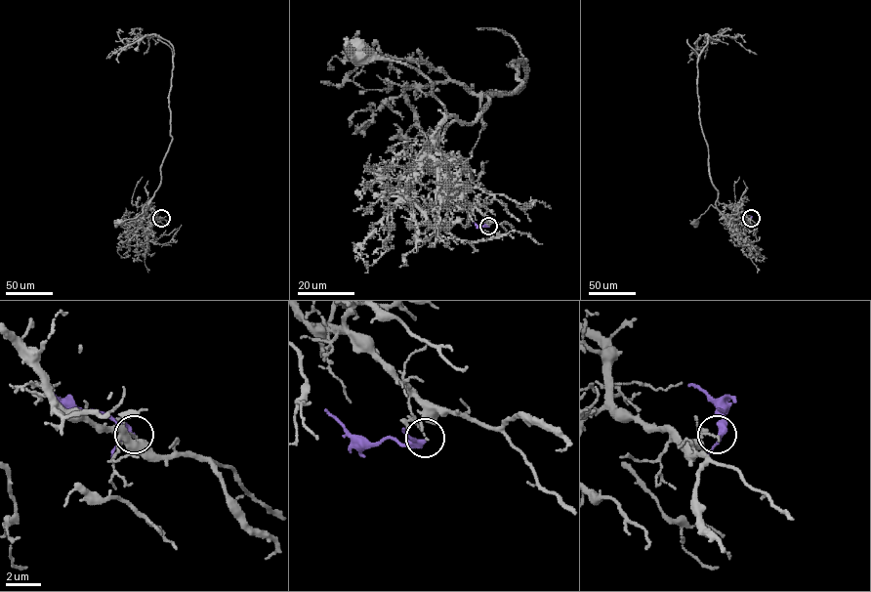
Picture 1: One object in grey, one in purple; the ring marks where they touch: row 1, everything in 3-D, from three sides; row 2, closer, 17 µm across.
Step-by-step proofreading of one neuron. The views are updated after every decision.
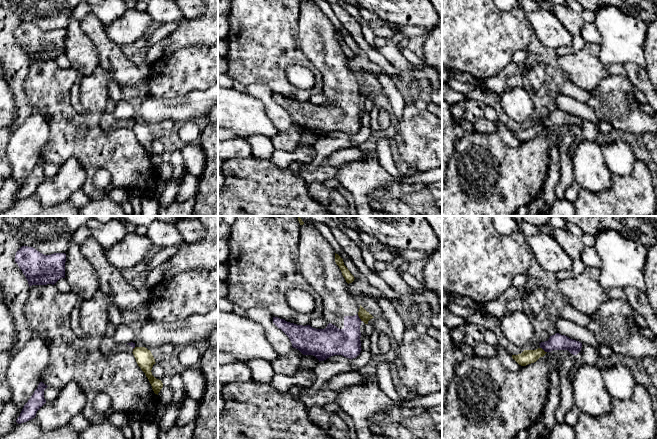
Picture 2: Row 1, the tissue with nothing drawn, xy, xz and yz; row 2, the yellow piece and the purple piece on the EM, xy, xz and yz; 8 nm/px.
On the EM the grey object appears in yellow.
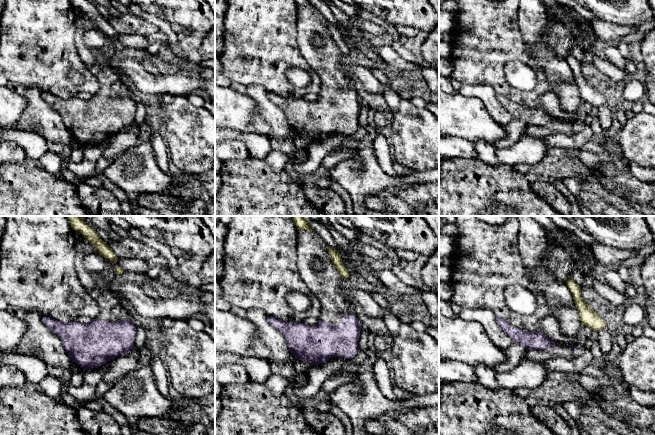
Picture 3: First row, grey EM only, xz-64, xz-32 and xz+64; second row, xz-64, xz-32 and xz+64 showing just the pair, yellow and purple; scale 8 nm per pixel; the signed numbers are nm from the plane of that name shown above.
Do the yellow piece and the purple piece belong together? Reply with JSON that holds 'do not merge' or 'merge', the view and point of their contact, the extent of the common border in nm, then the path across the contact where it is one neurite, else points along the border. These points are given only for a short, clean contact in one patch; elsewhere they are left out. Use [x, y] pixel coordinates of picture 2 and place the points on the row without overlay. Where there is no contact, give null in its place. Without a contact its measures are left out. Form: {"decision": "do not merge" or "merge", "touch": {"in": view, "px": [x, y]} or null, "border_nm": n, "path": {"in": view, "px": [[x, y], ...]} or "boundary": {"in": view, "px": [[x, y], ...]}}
{"decision": "do not merge", "touch": {"in": "xz", "px": [359, 93]}, "border_nm": 70, "boundary": {"in": "xz", "px": [[357, 90], [361, 97]]}}

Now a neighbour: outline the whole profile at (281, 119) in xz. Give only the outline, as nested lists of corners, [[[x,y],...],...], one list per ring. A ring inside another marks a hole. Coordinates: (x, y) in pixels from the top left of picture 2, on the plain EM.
[[[254,83],[246,86],[246,93],[262,101],[267,117],[274,124],[278,135],[288,132],[292,123],[289,113],[273,99],[273,91],[267,85]]]

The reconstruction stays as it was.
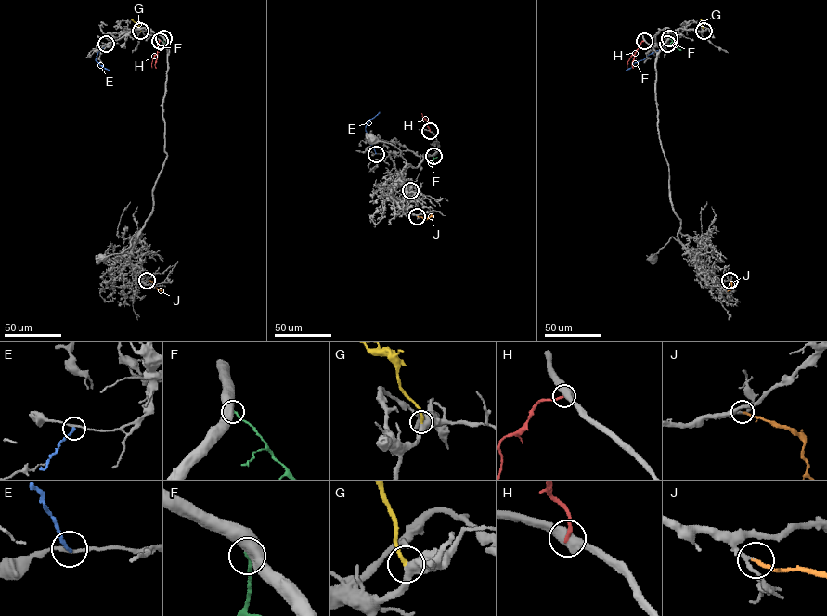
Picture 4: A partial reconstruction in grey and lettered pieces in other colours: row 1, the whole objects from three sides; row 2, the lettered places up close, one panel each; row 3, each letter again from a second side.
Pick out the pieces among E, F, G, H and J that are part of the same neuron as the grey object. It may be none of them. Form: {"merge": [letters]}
{"merge": ["G", "J"]}

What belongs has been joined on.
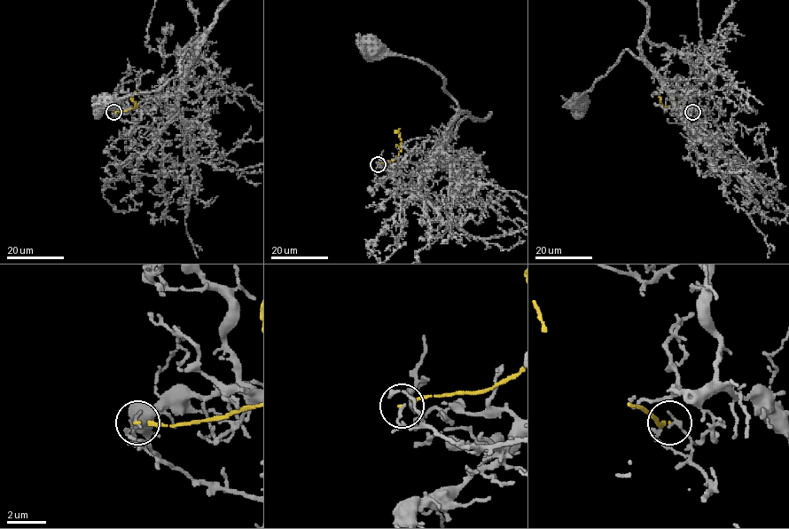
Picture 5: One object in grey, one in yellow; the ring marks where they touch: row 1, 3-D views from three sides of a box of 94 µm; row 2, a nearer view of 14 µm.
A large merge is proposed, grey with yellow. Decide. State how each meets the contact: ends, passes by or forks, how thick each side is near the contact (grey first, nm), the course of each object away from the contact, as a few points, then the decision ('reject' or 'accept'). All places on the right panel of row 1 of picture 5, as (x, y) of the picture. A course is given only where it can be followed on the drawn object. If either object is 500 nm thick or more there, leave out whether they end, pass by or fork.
grey ends there; yellow ends there; 170 nm thick on the grey side, 120 nm on the other; grey runs (692, 112), (703, 128), (694, 130), (679, 114), (672, 92), (628, 50), (583, 94), (578, 106); reject

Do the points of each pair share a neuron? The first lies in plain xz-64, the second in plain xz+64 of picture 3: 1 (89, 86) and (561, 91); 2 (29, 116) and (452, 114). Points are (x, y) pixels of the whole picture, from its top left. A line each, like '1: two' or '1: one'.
1: one
2: two

